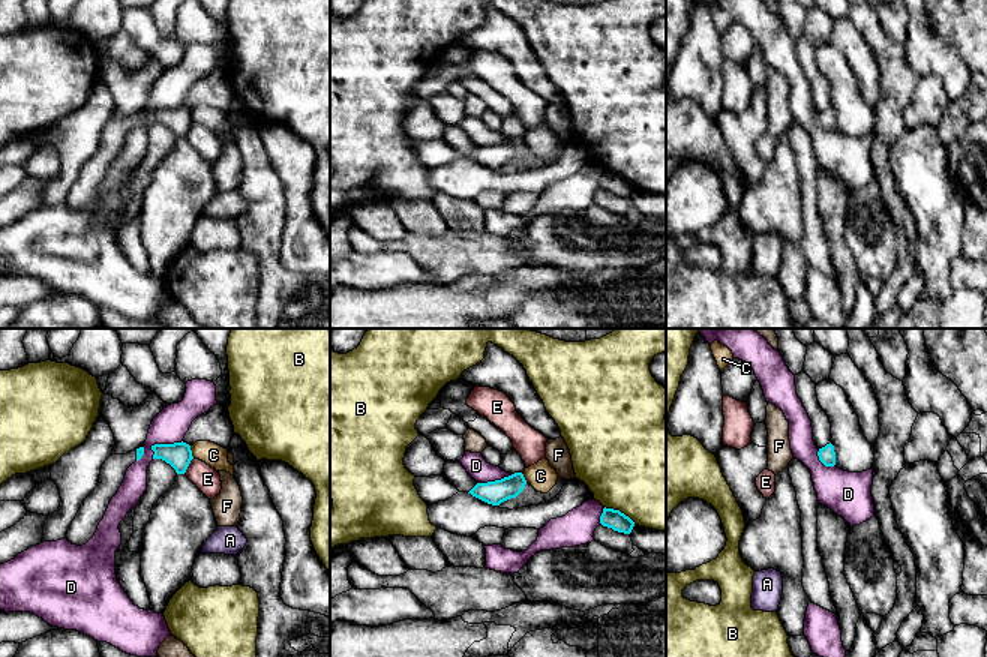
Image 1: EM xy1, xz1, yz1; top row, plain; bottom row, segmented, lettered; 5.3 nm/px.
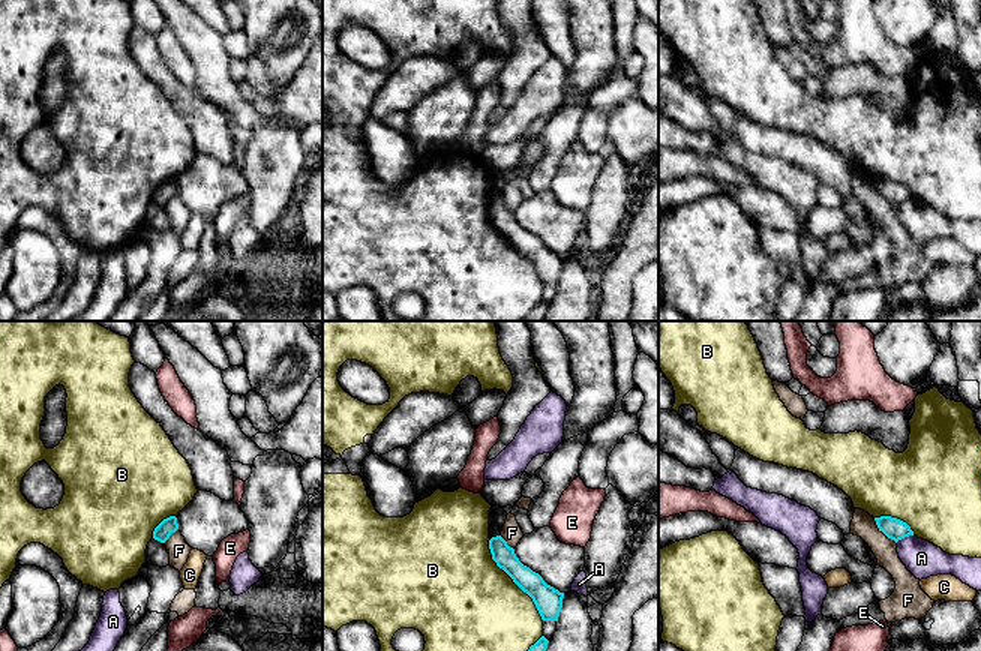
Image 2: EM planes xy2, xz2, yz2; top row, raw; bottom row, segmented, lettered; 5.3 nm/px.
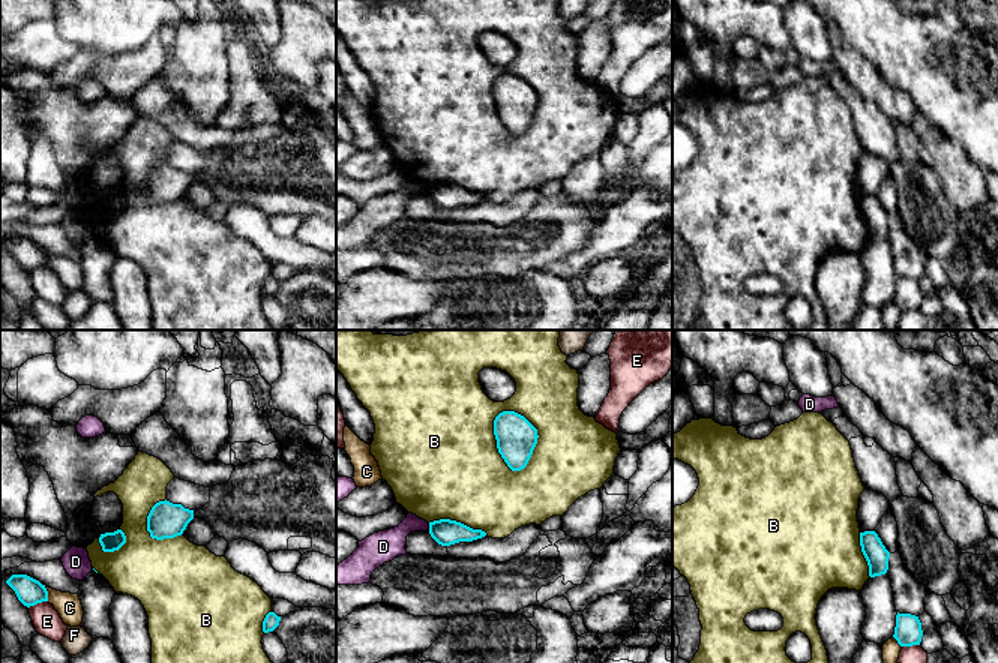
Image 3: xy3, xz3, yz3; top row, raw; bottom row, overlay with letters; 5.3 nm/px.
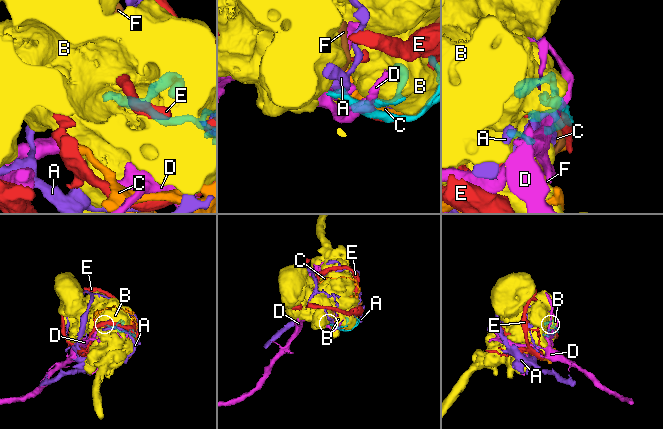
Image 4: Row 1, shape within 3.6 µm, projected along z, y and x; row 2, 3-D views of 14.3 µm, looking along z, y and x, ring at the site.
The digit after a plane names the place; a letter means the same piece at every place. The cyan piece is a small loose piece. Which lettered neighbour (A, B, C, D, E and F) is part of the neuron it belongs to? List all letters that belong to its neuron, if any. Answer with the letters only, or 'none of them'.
none of them

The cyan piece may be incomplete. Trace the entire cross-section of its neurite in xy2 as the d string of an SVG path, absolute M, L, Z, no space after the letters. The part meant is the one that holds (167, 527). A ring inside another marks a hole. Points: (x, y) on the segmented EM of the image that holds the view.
M170 516L166 519L164 519L153 531L153 538L165 543L170 536L172 532L176 532L178 530L178 524L177 524L177 518L176 516Z

